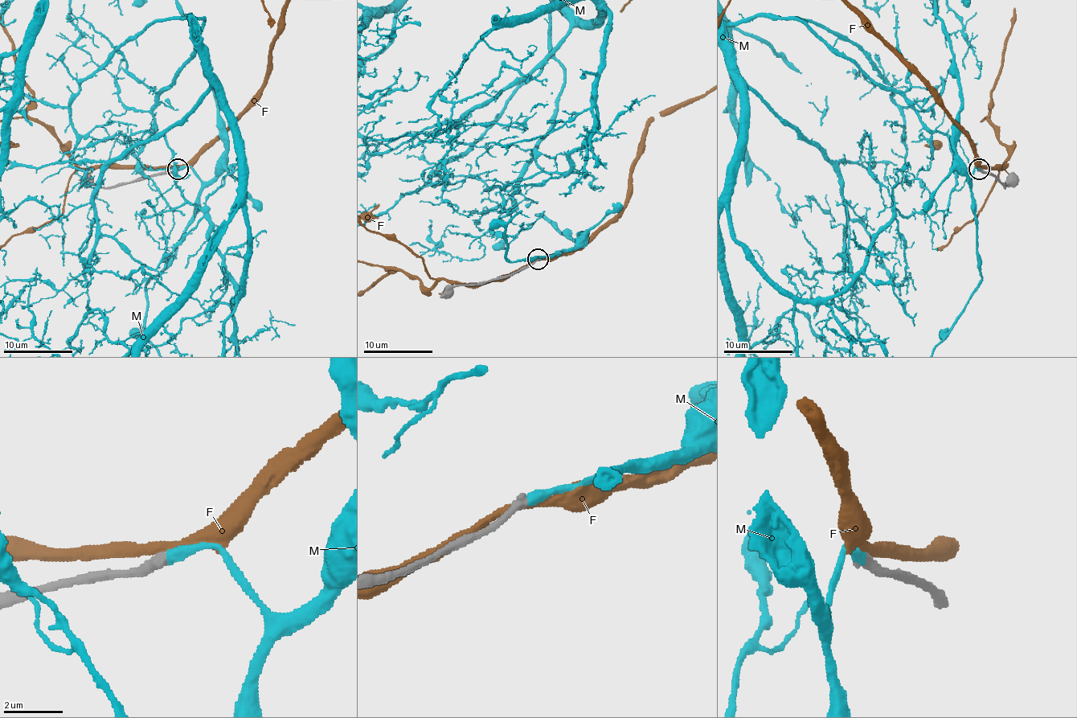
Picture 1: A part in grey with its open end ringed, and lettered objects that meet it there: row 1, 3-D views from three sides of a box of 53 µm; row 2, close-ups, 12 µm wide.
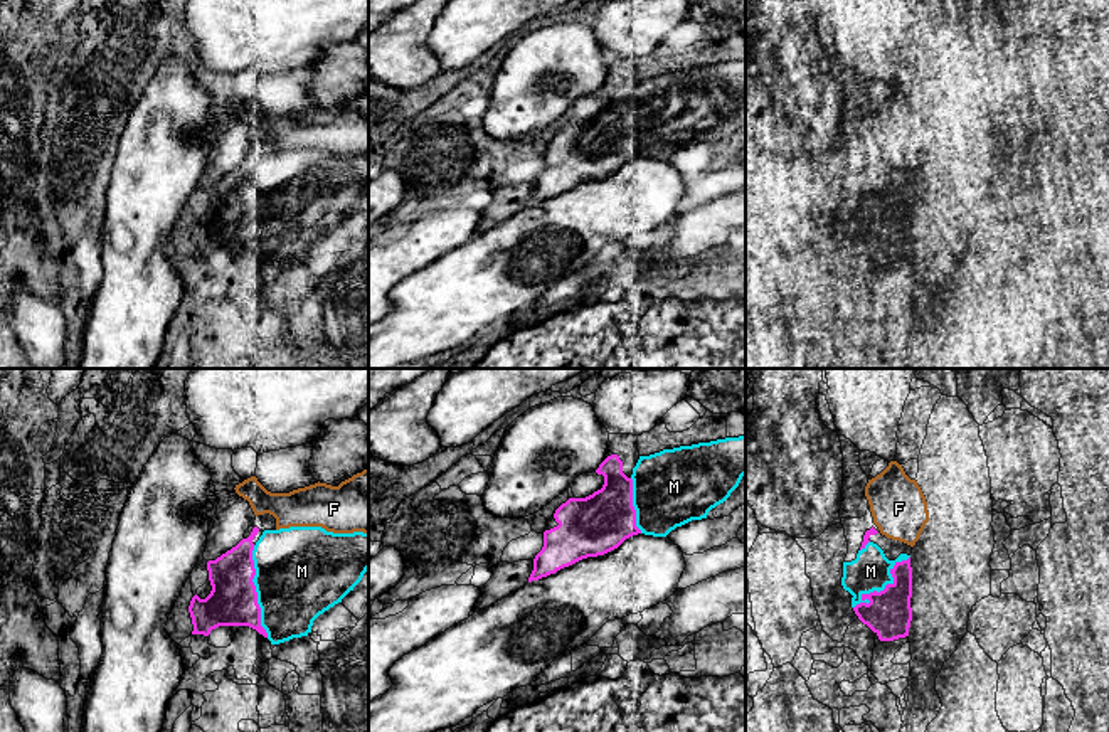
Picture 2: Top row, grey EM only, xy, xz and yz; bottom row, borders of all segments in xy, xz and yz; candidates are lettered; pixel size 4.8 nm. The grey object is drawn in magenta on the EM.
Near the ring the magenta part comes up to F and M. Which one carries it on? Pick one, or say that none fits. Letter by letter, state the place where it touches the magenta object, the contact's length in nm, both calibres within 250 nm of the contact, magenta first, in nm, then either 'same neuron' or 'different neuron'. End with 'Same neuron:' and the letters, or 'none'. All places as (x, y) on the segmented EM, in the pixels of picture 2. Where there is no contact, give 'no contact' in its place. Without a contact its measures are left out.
F: no contact | different neuron
M: yz (886, 586) | 380 nm | 220/190 nm | same neuron
Same neuron: M

